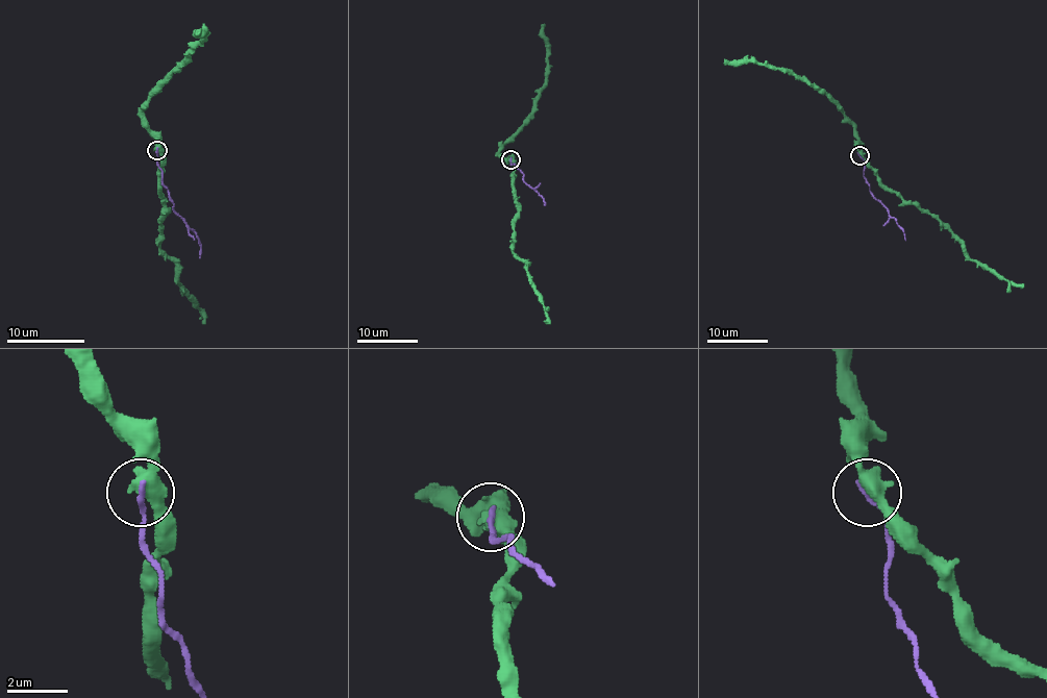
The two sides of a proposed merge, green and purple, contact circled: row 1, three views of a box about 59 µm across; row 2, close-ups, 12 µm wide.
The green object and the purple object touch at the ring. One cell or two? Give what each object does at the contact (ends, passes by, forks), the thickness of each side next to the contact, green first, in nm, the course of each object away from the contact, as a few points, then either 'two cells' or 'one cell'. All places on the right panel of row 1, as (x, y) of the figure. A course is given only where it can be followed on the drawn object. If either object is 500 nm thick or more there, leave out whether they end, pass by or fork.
green passes by; purple ends; calibres 480 and 160 nm; course green (859, 155), (883, 185), (905, 201), (928, 209), (963, 245), (963, 251), (971, 258), (1024, 287); course purple (859, 155), (864, 160), (864, 178), (870, 193), (896, 221), (905, 241); two cells

